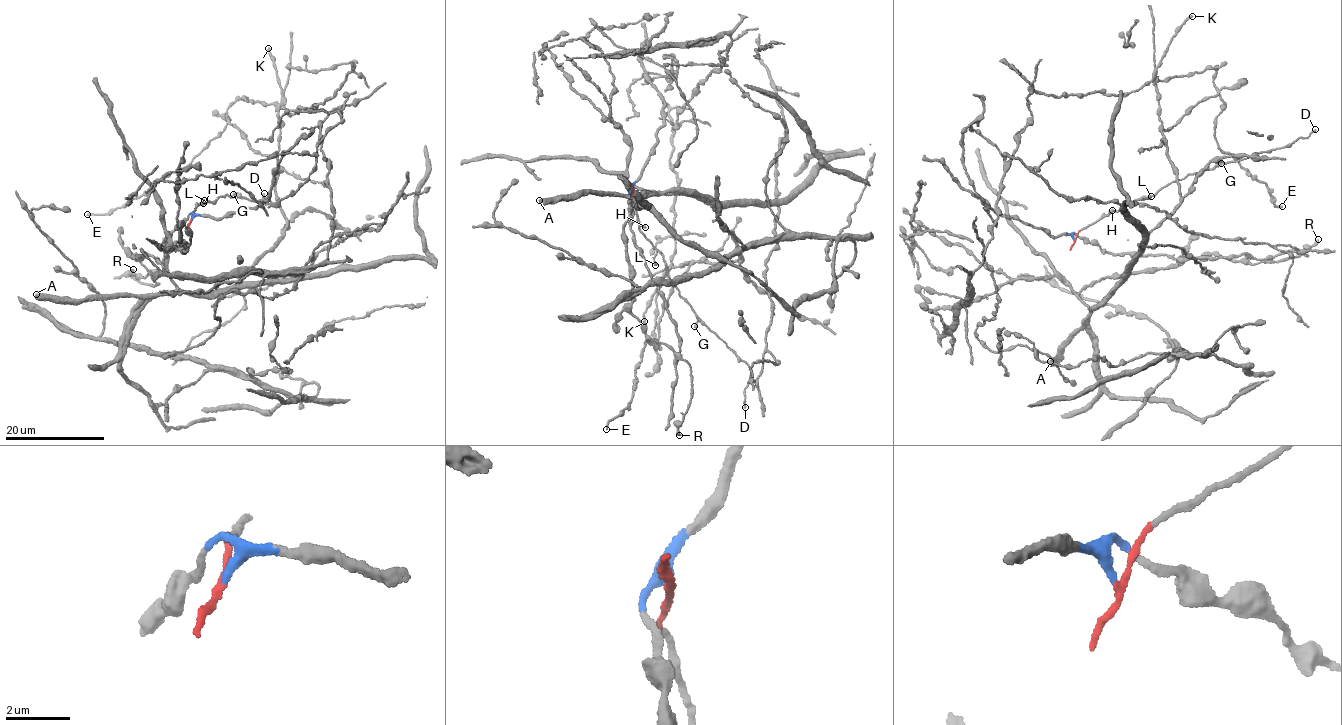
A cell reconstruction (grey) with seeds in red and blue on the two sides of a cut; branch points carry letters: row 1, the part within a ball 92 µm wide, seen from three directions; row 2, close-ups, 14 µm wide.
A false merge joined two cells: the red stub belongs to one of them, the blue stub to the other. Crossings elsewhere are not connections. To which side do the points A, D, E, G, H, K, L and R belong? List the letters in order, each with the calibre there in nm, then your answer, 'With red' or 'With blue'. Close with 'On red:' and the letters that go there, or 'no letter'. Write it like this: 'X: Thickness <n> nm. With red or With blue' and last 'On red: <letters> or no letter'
A: Thickness 600 nm. With blue
D: Thickness 200 nm. With red
E: Thickness 280 nm. With blue
G: Thickness 300 nm. With red
H: Thickness 260 nm. With red
K: Thickness 220 nm. With blue
L: Thickness 360 nm. With red
R: Thickness 360 nm. With blue
On red: D, G, H, L

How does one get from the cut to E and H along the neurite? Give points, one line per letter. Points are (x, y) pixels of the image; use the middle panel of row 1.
E: (633, 189), (676, 357), (631, 312), (632, 195), (704, 197), (742, 258), (675, 283), (606, 429)
H: (633, 189), (631, 195), (636, 217), (640, 224), (645, 227)

